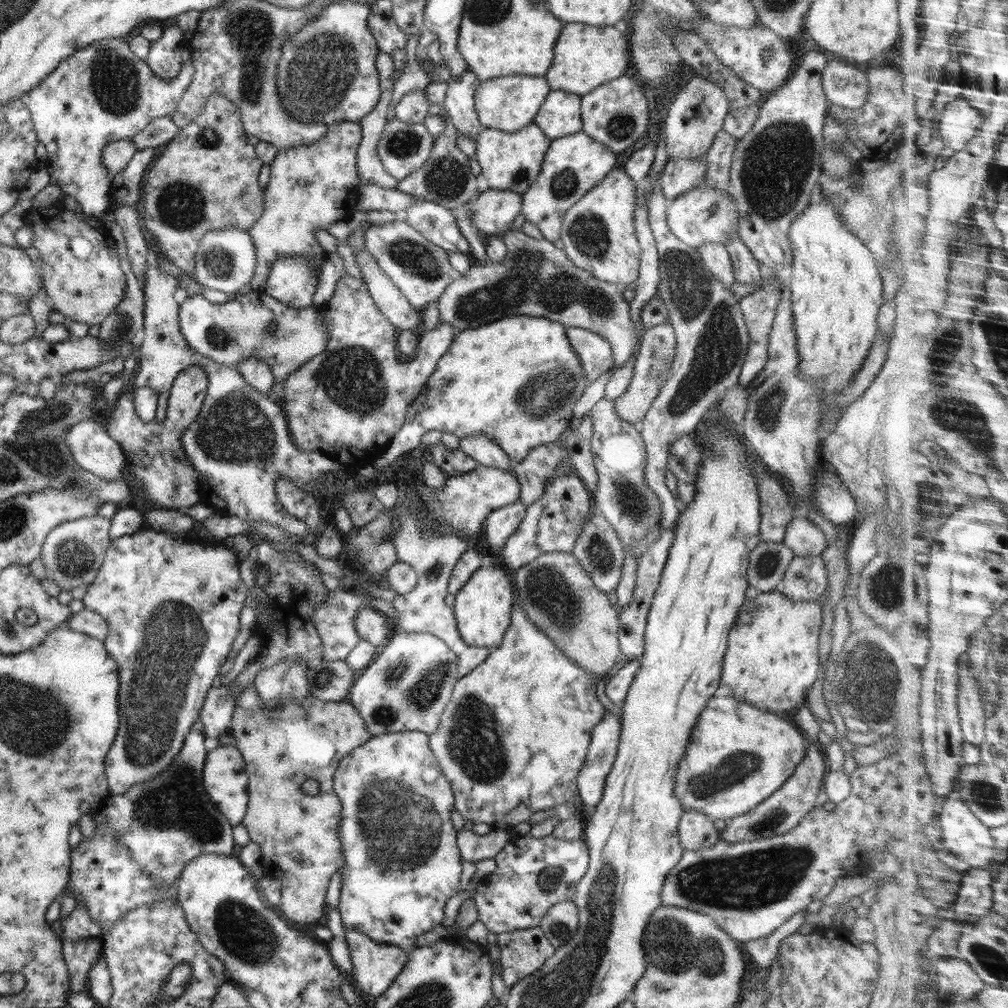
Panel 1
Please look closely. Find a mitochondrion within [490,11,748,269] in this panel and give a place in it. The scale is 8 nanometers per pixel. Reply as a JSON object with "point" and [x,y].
{"point":[588,232]}

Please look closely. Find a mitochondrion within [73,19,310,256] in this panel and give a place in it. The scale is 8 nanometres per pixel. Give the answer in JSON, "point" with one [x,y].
{"point":[115,82]}

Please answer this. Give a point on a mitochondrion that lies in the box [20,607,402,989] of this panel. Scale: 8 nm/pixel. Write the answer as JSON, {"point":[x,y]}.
{"point":[176,803]}

